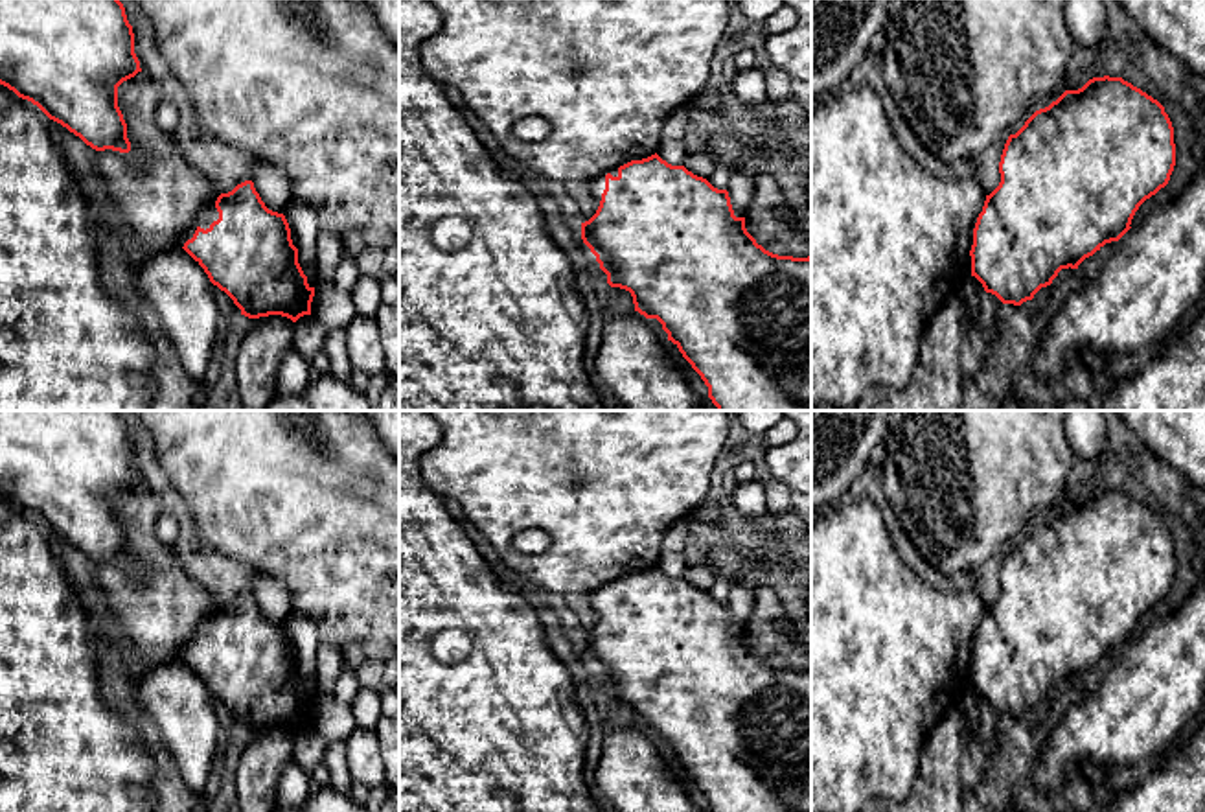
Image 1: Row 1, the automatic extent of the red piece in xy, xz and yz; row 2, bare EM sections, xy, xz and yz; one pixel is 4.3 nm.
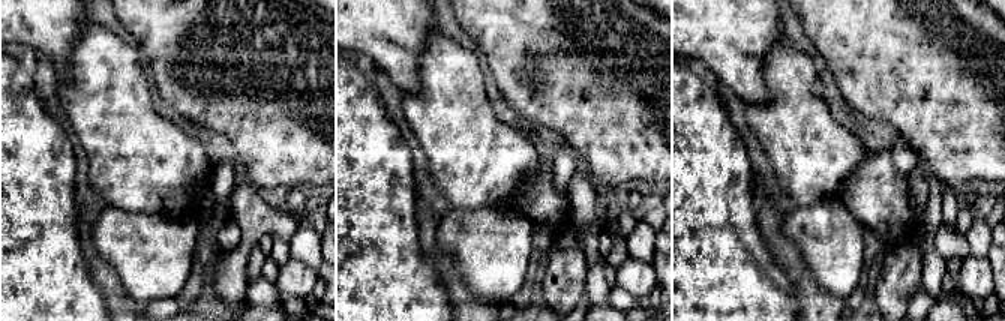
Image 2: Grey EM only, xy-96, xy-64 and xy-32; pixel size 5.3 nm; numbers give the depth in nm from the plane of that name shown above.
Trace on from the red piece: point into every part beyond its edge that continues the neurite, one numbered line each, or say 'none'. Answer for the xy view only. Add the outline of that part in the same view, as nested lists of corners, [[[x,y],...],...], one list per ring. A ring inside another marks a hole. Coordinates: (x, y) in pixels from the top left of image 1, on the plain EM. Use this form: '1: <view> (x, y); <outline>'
1: xy (210, 626); [[[215,613],[208,621],[204,621],[202,624],[199,624],[199,628],[191,633],[191,637],[188,639],[188,643],[180,650],[178,659],[184,659],[184,655],[193,650],[193,646],[195,646],[195,643],[199,639],[206,643],[206,641],[210,641],[210,637],[213,633],[219,632],[219,624],[215,621]]]

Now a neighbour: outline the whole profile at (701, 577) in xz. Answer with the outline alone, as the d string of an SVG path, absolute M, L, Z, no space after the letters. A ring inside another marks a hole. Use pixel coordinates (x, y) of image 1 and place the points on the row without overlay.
M706 563L688 565L684 580L697 589L708 591L716 574Z

